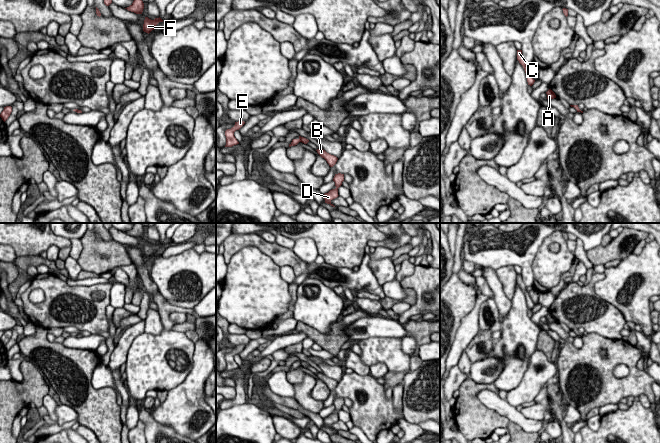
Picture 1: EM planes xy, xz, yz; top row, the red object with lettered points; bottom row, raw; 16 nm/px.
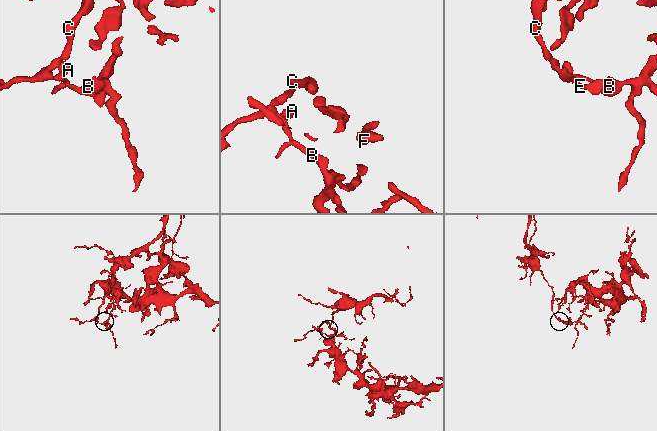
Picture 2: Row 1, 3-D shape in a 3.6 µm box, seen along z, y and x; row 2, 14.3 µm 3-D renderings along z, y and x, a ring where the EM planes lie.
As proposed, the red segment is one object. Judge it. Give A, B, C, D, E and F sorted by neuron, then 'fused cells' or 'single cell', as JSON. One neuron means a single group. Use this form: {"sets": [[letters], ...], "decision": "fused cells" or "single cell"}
{"sets": [["A", "C", "E"], ["B", "D", "F"]], "decision": "fused cells"}

